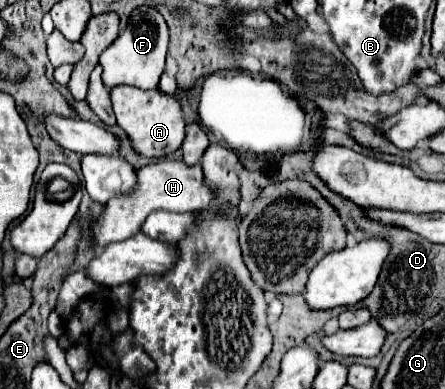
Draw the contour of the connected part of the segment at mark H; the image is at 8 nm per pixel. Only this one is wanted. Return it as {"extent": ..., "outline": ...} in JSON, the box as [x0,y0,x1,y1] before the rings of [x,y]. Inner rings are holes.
{"extent":[92,161,216,247],"outline":[[[158,161],[138,169],[138,193],[130,197],[114,197],[110,205],[104,209],[100,219],[92,225],[94,241],[98,247],[106,247],[112,241],[122,241],[136,235],[142,229],[142,223],[152,211],[164,209],[174,213],[198,211],[210,205],[216,199],[216,191],[204,179],[204,171],[200,165],[186,165],[184,161]]]}

